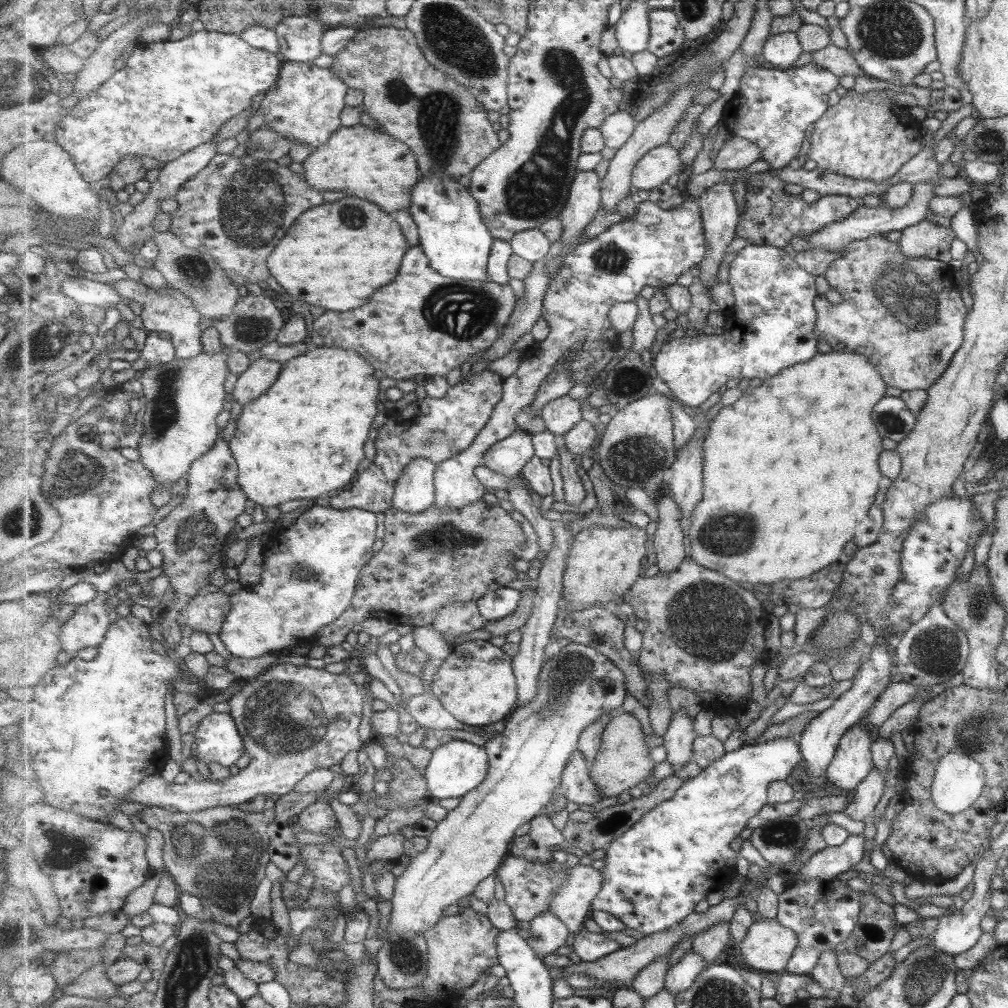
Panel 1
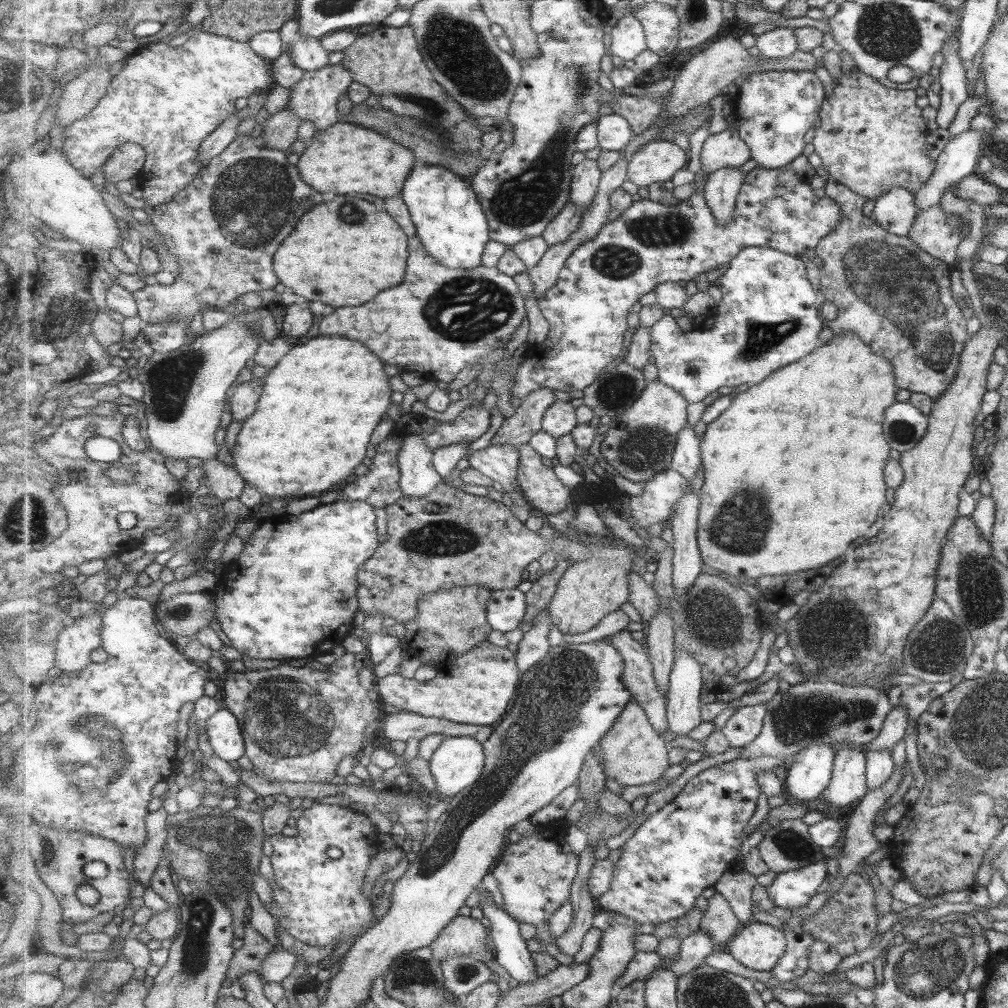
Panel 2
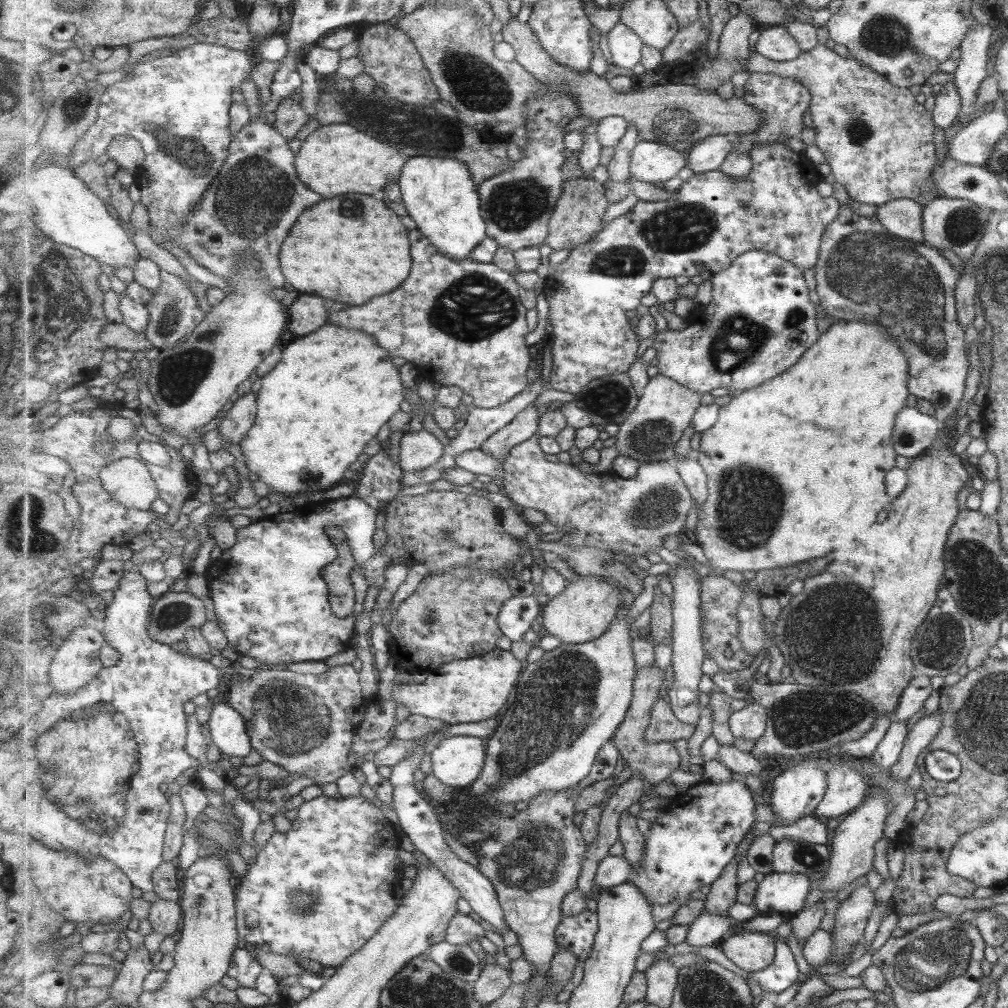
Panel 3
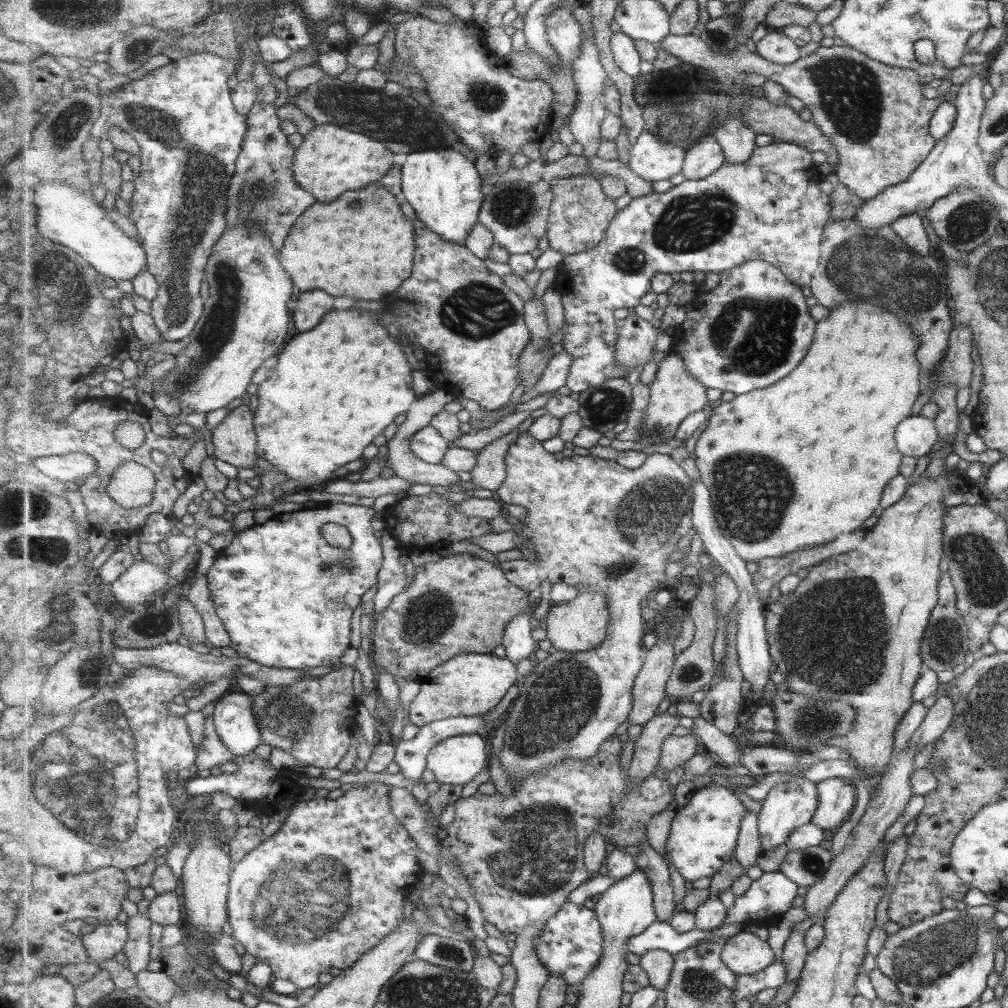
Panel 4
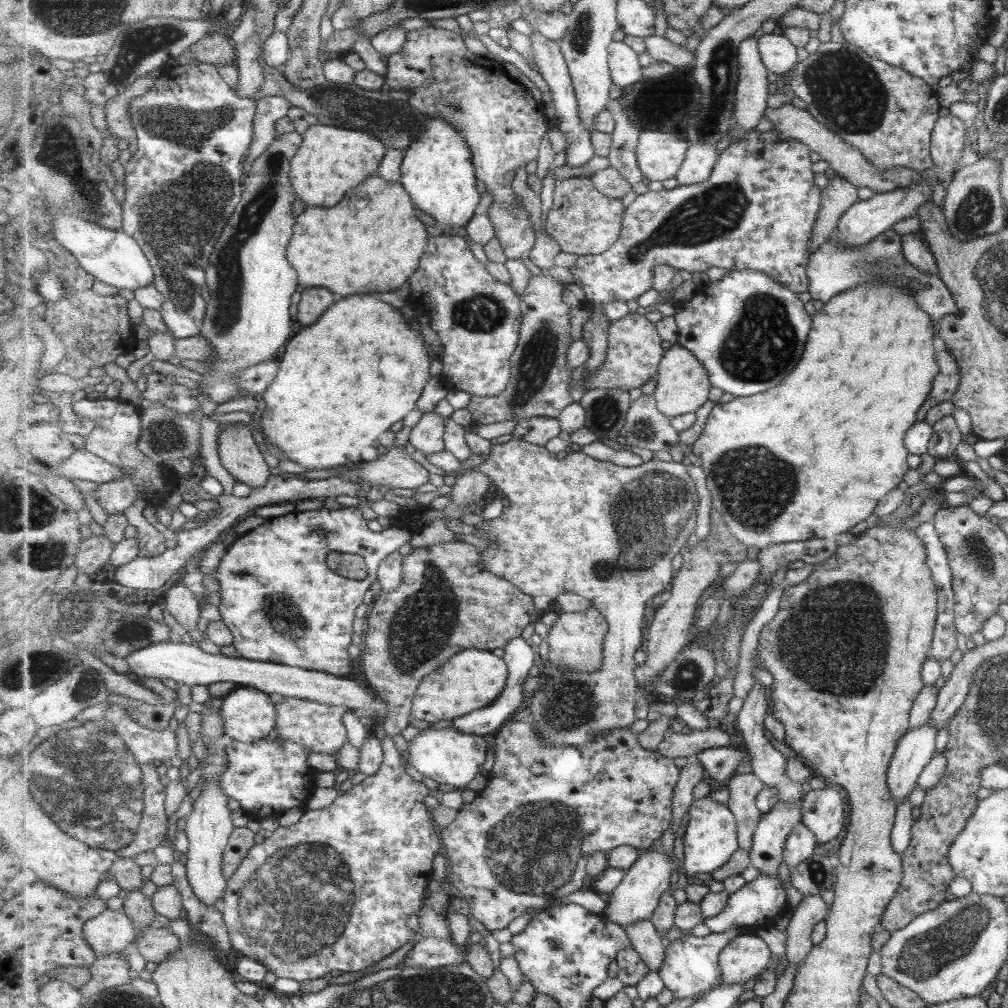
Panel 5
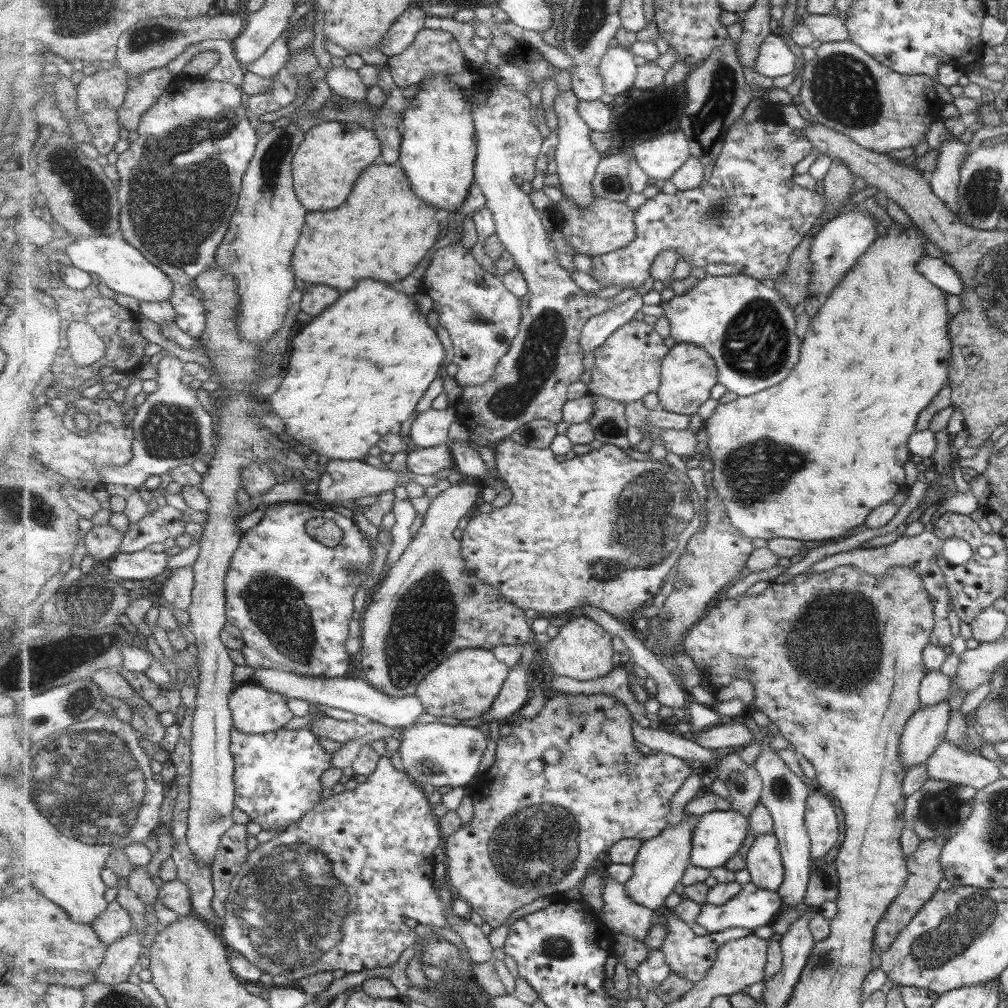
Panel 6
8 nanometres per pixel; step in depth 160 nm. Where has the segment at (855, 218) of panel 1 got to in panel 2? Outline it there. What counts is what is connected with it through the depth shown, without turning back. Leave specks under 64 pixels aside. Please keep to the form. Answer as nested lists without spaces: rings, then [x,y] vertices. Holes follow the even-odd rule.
[[[967,129],[951,137],[942,150],[934,155],[937,166],[932,176],[915,194],[914,205],[918,212],[939,203],[939,198],[950,183],[957,183],[964,176],[976,173],[977,162],[981,156],[982,136],[986,133]]]

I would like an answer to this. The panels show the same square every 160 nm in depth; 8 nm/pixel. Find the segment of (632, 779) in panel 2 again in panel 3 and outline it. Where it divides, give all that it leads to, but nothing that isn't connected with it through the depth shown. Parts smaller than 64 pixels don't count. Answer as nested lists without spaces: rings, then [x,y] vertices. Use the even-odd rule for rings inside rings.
[[[651,665],[639,668],[637,678],[634,680],[634,697],[628,718],[621,723],[616,737],[613,738],[614,746],[621,755],[621,759],[629,766],[632,774],[644,776],[643,780],[646,780],[648,786],[654,786],[667,780],[675,770],[679,771],[679,766],[681,766],[681,756],[679,756],[677,744],[651,744],[645,741],[645,732],[650,725],[653,707],[660,699],[659,694],[661,694],[663,682],[665,682],[665,672],[659,666]]]

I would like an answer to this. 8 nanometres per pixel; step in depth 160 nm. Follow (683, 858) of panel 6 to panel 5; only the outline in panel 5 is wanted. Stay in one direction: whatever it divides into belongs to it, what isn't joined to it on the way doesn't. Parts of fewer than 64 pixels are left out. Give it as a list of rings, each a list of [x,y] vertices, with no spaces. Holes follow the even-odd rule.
[[[652,850],[643,853],[639,860],[628,870],[625,879],[619,884],[618,888],[611,894],[603,916],[624,926],[633,921],[651,918],[652,914],[660,906],[661,898],[672,887],[671,878],[676,871],[673,858],[659,850]]]

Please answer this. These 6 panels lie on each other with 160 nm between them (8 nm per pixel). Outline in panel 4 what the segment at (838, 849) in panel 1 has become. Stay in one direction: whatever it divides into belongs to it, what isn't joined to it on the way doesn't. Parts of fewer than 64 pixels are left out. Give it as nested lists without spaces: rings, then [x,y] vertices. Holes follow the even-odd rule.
[[[765,872],[753,882],[747,894],[736,896],[732,907],[728,908],[727,918],[719,927],[740,922],[744,925],[757,923],[771,916],[785,914],[799,896],[799,885],[791,881],[783,872]]]

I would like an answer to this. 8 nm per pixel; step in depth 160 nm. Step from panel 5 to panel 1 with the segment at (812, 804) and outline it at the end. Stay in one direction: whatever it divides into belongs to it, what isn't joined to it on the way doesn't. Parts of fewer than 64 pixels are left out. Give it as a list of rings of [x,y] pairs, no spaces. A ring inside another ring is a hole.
[[[856,723],[844,733],[836,755],[825,772],[826,784],[849,792],[864,781],[872,771],[871,738],[867,730]]]

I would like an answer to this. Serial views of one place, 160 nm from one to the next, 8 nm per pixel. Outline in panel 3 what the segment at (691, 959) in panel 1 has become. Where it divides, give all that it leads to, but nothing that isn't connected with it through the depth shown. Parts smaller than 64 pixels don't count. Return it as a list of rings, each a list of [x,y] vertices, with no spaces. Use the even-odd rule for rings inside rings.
[[[707,910],[692,924],[687,943],[693,946],[713,946],[730,934],[737,923],[732,917],[718,915]]]

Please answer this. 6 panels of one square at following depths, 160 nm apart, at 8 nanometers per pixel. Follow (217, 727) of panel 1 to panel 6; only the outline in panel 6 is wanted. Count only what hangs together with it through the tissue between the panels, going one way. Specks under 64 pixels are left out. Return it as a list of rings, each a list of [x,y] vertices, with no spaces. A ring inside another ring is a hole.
[[[247,681],[238,687],[231,696],[230,704],[234,716],[234,726],[247,734],[267,734],[285,728],[293,720],[289,710],[289,697],[280,692],[273,692],[261,683]]]

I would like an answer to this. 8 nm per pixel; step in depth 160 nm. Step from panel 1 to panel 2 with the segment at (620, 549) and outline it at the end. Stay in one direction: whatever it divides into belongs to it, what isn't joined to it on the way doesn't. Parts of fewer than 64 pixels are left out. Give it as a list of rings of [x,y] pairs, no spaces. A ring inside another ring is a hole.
[[[587,538],[585,545],[588,546],[590,557],[582,560],[563,575],[559,581],[558,589],[552,598],[548,611],[552,624],[562,634],[583,634],[595,628],[612,612],[615,612],[629,601],[630,584],[628,574],[633,570],[633,558],[641,554],[621,540],[614,540],[609,544],[591,544]]]

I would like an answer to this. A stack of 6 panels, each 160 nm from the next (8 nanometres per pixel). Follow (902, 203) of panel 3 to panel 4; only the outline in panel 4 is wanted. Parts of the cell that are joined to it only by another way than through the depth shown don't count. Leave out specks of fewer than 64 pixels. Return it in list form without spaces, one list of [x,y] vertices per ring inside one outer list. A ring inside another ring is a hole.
[[[921,213],[906,214],[894,220],[889,226],[908,245],[908,248],[913,250],[913,253],[919,256],[928,256],[933,253],[933,247],[929,245],[927,239],[927,232],[921,227]]]

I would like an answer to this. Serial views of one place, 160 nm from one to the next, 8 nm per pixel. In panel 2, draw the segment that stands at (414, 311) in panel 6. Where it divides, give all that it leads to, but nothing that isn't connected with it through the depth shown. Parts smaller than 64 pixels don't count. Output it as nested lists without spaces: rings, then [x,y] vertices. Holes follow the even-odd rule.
[[[317,336],[309,339],[303,346],[295,342],[294,348],[291,349],[280,361],[279,364],[269,370],[265,377],[264,386],[259,405],[255,414],[251,415],[247,421],[242,424],[241,430],[235,441],[233,449],[234,466],[247,483],[251,484],[259,493],[268,495],[273,499],[278,498],[301,498],[307,497],[307,494],[315,492],[329,492],[338,490],[339,482],[350,481],[353,478],[353,472],[359,464],[363,464],[367,456],[367,448],[371,444],[371,436],[375,428],[381,424],[381,420],[387,417],[387,412],[393,404],[393,388],[391,388],[391,377],[385,372],[384,360],[375,356],[372,350],[369,350],[363,342],[359,340],[349,340],[343,336]]]

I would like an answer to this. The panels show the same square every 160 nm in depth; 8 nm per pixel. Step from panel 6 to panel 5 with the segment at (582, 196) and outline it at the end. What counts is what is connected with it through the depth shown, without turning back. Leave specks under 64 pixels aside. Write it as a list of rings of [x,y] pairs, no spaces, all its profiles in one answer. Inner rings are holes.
[[[532,28],[532,30],[530,37],[534,42],[535,62],[542,70],[541,76],[549,86],[555,110],[558,116],[560,116],[559,129],[566,139],[565,150],[567,157],[565,164],[573,168],[585,166],[593,160],[593,157],[596,155],[596,150],[592,141],[592,134],[589,132],[589,129],[586,129],[580,117],[579,101],[560,43],[549,40],[546,36],[534,30],[534,28]]]

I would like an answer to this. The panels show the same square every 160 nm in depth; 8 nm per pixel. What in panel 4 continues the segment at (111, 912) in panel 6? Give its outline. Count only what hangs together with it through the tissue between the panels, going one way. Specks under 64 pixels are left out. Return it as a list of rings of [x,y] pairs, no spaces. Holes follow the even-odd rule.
[[[115,919],[106,923],[98,923],[93,934],[85,936],[85,948],[90,958],[98,964],[115,958],[119,952],[124,952],[129,940],[128,925]]]

